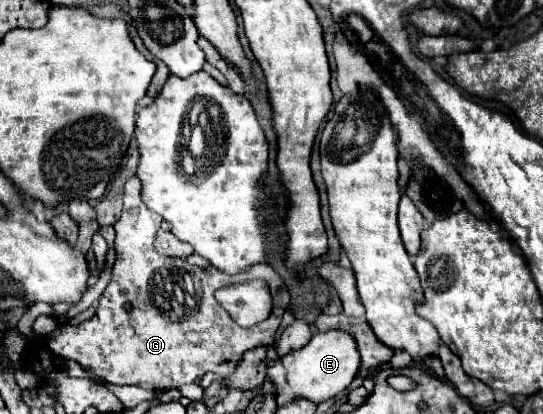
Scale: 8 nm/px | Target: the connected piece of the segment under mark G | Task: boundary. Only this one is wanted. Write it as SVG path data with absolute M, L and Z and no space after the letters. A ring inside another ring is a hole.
M130 177L124 185L122 215L114 223L116 263L112 269L112 281L104 289L92 319L84 321L78 327L72 327L72 325L58 327L46 337L46 345L54 355L76 361L82 369L94 373L96 377L112 385L136 385L150 391L162 391L162 389L178 389L180 385L188 385L188 383L198 383L206 371L212 371L220 377L228 377L230 373L234 373L234 369L238 367L238 361L242 361L242 355L246 351L260 345L272 345L276 329L280 327L282 313L290 303L290 293L282 277L270 265L256 265L244 275L244 281L250 281L250 279L266 281L270 285L270 293L274 301L272 313L266 321L244 329L236 325L230 319L230 315L214 299L216 289L232 285L238 279L226 273L220 273L212 265L208 269L200 269L182 259L160 255L154 249L154 237L156 237L156 231L160 229L160 223L162 223L162 217L150 211L140 199L138 177Z

